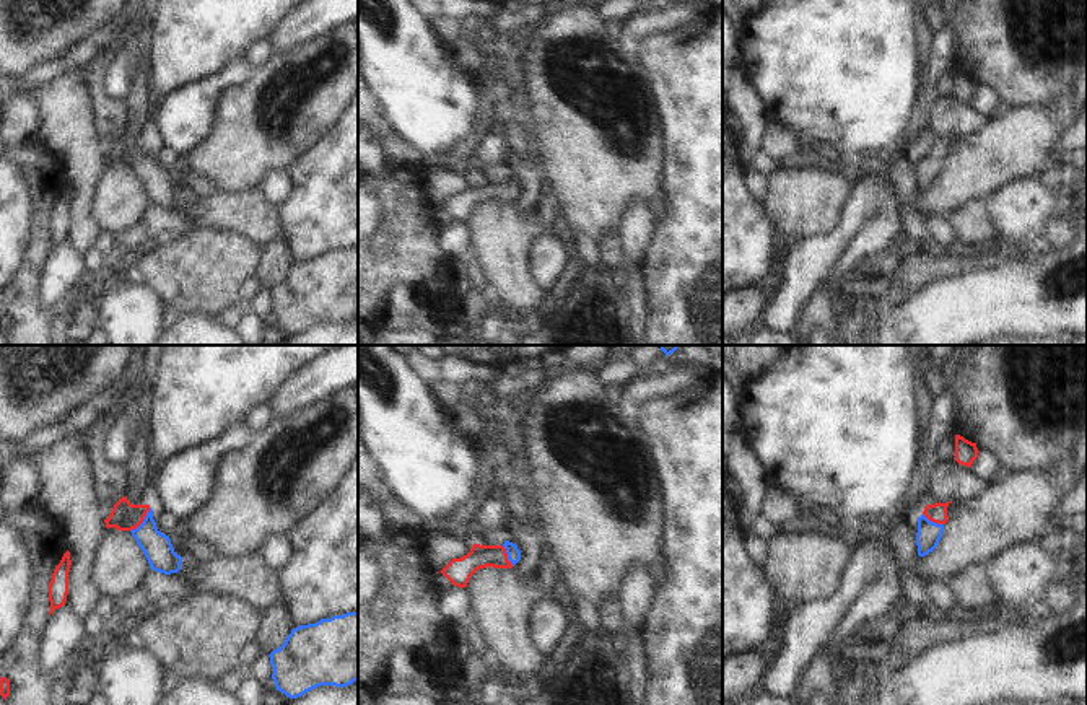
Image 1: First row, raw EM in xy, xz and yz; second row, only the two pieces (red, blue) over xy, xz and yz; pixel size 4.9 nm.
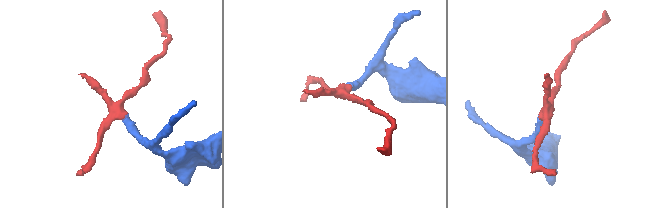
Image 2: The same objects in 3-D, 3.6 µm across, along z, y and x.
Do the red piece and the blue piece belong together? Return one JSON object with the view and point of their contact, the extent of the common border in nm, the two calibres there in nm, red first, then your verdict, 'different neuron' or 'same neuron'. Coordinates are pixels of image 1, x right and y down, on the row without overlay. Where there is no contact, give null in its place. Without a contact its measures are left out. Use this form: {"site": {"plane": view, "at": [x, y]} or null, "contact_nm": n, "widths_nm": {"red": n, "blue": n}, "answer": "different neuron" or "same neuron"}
{"site": {"plane": "xy", "at": [142, 157]}, "contact_nm": 160, "widths_nm": {"red": 140, "blue": 140}, "answer": "same neuron"}

